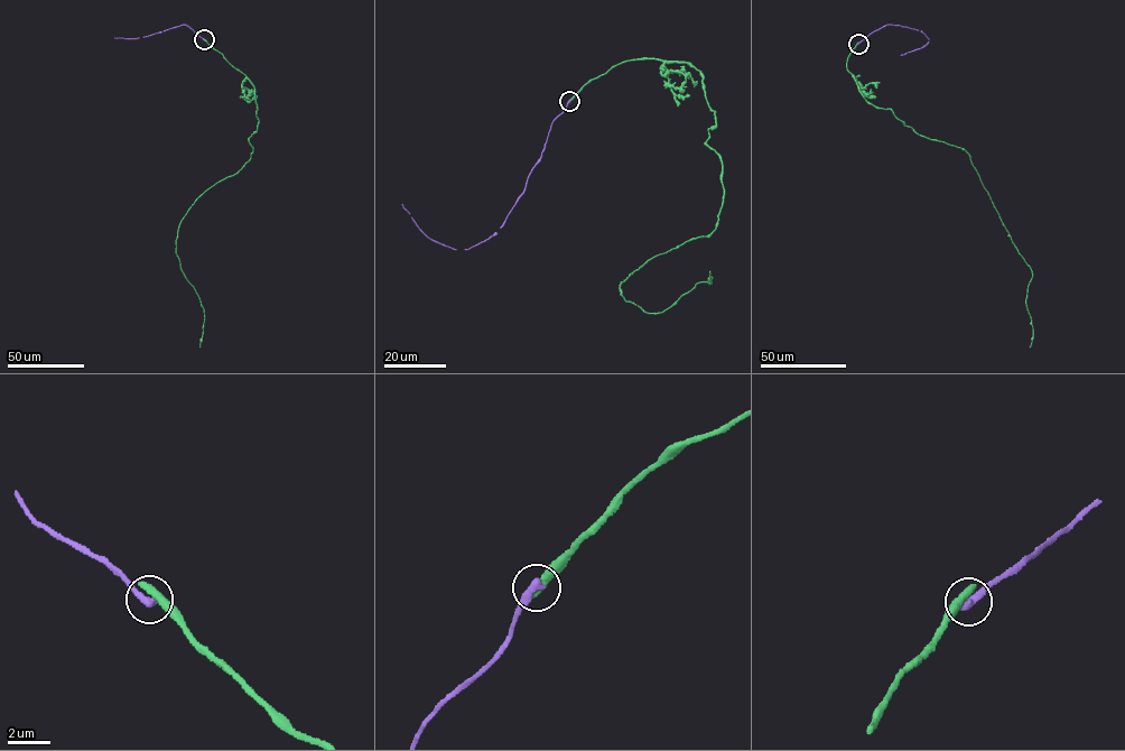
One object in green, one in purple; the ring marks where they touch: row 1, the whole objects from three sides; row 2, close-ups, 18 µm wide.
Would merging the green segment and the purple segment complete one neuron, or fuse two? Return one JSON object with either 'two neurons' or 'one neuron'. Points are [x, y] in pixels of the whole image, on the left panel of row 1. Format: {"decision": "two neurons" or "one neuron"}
{"decision": "two neurons"}

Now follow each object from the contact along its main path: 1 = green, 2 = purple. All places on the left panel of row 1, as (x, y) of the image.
1: (204, 39), (253, 87), (258, 120), (250, 158), (205, 191), (178, 228), (180, 268), (203, 308), (200, 348)
2: (204, 39), (185, 25), (145, 37), (114, 38)

